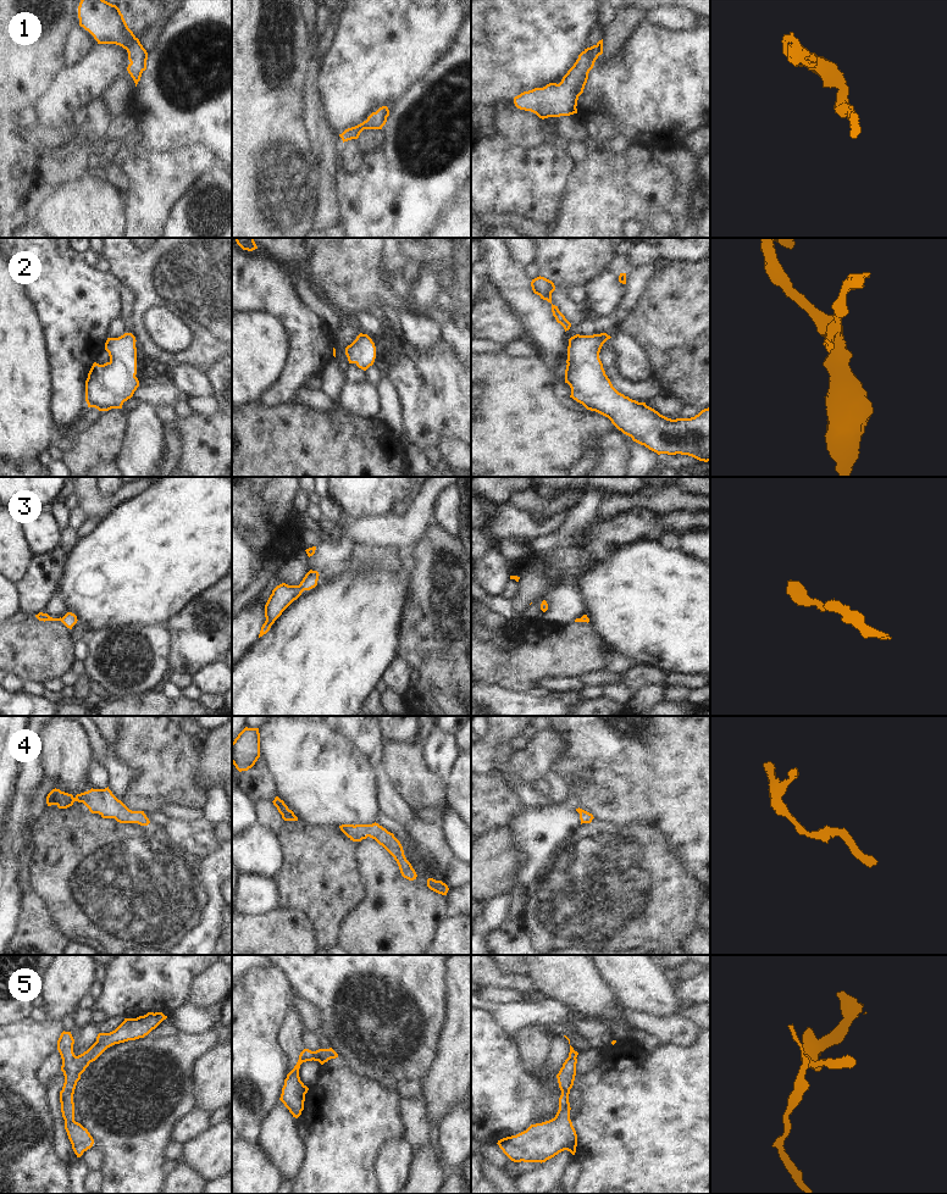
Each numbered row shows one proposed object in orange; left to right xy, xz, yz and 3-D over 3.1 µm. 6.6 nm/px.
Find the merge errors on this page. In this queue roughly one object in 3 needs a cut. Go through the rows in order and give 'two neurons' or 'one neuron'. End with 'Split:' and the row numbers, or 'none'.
1: one neuron
2: one neuron
3: one neuron
4: one neuron
5: one neuron
Split: none

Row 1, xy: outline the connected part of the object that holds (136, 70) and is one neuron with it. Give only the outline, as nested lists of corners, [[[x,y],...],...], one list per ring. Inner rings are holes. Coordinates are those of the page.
[[[81,0],[78,6],[79,26],[88,30],[98,44],[116,44],[128,52],[128,73],[135,87],[146,70],[148,52],[128,28],[116,5],[105,0]]]

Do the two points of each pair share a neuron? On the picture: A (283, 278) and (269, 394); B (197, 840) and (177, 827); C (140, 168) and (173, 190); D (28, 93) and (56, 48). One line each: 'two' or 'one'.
A: one
B: one
C: one
D: one

